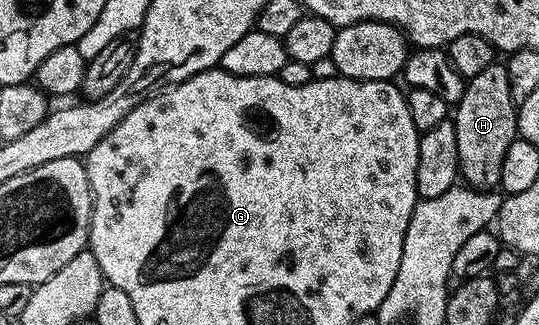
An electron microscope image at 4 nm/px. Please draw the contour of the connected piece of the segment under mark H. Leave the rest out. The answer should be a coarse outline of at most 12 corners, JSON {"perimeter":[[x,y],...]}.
{"perimeter":[[501,62],[453,108],[465,186],[497,188],[518,109]]}

